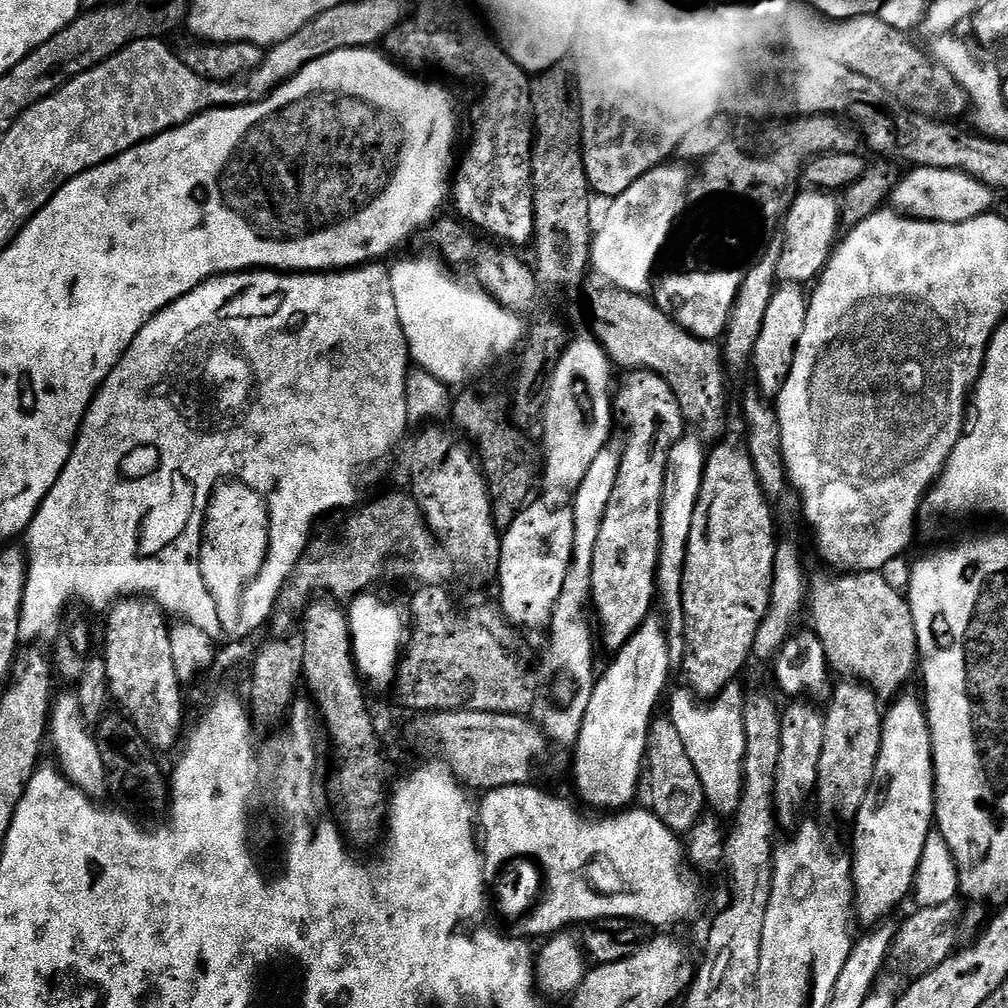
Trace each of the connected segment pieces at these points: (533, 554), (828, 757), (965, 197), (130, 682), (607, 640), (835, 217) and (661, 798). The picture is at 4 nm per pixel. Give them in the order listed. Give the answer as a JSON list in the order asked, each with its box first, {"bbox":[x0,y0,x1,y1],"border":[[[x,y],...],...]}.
[{"bbox":[498,503,574,630],"border":[[[529,503],[520,511],[518,518],[514,518],[514,522],[509,528],[503,529],[500,537],[501,554],[498,565],[498,575],[500,574],[500,597],[498,603],[500,609],[504,611],[504,616],[508,623],[517,630],[525,630],[524,628],[544,628],[547,629],[552,622],[552,611],[558,602],[558,594],[562,594],[562,586],[566,586],[566,574],[572,565],[572,555],[574,554],[574,518],[572,517],[571,507],[555,508],[552,504],[535,504]]]},{"bbox":[815,683,884,818],"border":[[[837,683],[832,690],[832,699],[826,704],[824,725],[826,742],[822,742],[822,762],[818,762],[815,795],[818,800],[820,796],[820,804],[826,811],[852,818],[870,790],[882,746],[884,722],[881,701],[865,685]]]},{"bbox":[890,168,997,224],"border":[[[912,168],[909,173],[896,185],[890,197],[891,207],[909,218],[957,224],[987,216],[995,209],[992,208],[997,196],[994,189],[964,172],[945,168]]]},{"bbox":[102,597,184,749],"border":[[[127,597],[112,606],[106,619],[102,659],[106,664],[111,697],[118,700],[121,709],[153,749],[175,749],[181,739],[184,720],[184,688],[174,669],[171,627],[163,609],[147,598]]]},{"bbox":[591,371,686,654],"border":[[[633,371],[624,380],[624,385],[617,387],[614,392],[614,412],[624,423],[624,440],[622,439],[622,451],[620,453],[620,465],[618,466],[618,482],[614,486],[614,494],[610,498],[610,506],[606,506],[606,514],[602,518],[602,530],[598,534],[598,546],[594,546],[594,566],[592,567],[592,594],[591,605],[596,606],[596,616],[600,619],[600,634],[598,636],[604,639],[604,644],[616,654],[621,648],[626,646],[631,640],[631,636],[636,633],[644,621],[649,618],[653,611],[652,602],[657,599],[656,589],[656,567],[659,566],[660,556],[660,519],[662,518],[662,498],[664,497],[664,483],[666,482],[666,470],[668,469],[668,459],[670,458],[670,450],[674,450],[674,446],[678,441],[684,439],[686,435],[686,421],[682,410],[678,406],[678,398],[674,398],[674,390],[670,390],[670,386],[663,380],[662,377],[653,372]]]},{"bbox":[777,190,842,285],"border":[[[823,190],[801,191],[796,201],[788,210],[788,215],[783,221],[784,237],[782,243],[784,250],[778,262],[777,281],[795,282],[797,285],[811,285],[820,279],[828,259],[838,243],[836,235],[842,232],[842,204],[835,195]]]},{"bbox":[648,716,706,834],"border":[[[666,716],[659,718],[651,721],[648,740],[648,774],[649,772],[651,774],[650,794],[652,796],[650,808],[671,831],[684,834],[691,831],[704,814],[706,808],[704,791],[672,720]]]}]

